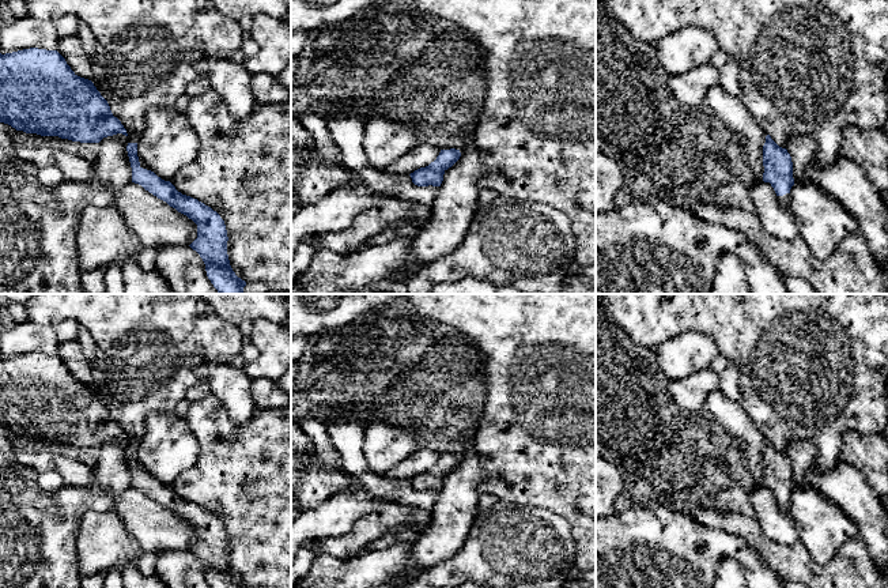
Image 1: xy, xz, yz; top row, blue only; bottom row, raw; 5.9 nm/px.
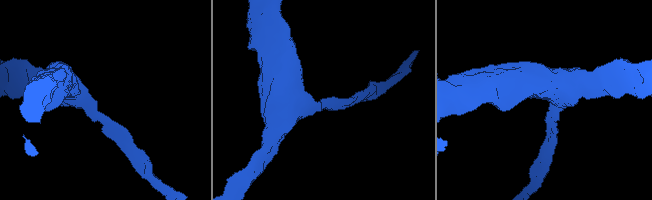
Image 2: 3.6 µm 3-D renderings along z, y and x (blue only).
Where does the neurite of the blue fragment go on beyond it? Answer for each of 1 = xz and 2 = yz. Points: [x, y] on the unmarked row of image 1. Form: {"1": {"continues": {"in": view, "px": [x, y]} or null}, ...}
{"1": {"continues": null}, "2": {"continues": {"in": "yz", "px": [785, 505]}}}

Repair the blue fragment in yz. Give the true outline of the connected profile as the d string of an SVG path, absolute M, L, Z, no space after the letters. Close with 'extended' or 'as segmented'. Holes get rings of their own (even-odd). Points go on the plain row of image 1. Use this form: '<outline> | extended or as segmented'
M770 440L763 451L763 471L763 486L771 489L782 510L790 512L790 494L794 490L791 461Z | extended

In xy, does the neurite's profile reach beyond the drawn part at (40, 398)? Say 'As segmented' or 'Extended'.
As segmented

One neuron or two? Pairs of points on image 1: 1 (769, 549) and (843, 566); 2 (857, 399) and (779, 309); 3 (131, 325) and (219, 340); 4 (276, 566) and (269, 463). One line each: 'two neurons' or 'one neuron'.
1: one neuron
2: one neuron
3: one neuron
4: one neuron

